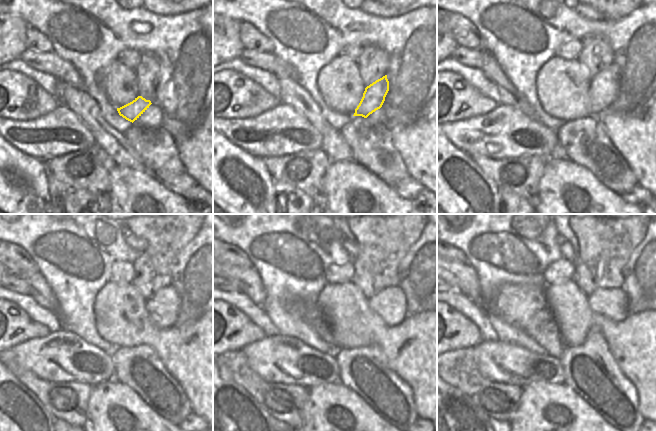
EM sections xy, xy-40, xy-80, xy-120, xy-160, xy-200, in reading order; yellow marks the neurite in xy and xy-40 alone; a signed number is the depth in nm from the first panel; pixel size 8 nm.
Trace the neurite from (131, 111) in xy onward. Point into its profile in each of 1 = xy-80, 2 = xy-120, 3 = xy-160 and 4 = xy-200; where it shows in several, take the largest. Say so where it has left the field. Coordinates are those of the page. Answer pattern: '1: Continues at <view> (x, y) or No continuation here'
1: Continues at xy-80 (604, 88)
2: Continues at xy-120 (163, 307)
3: Continues at xy-160 (389, 304)
4: Continues at xy-200 (612, 303)

